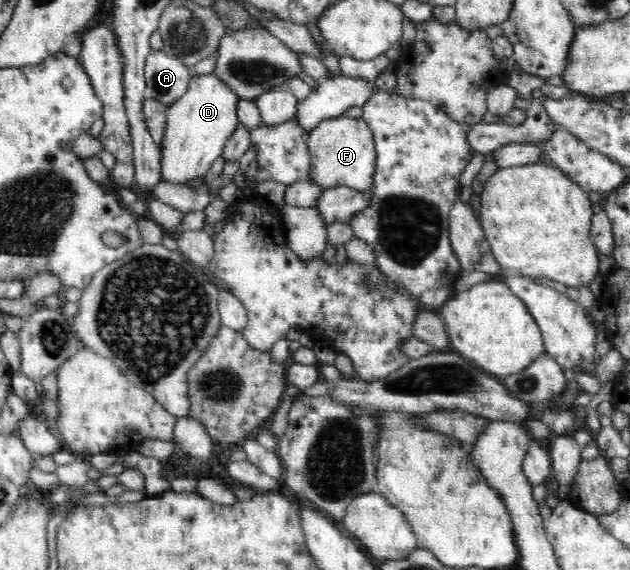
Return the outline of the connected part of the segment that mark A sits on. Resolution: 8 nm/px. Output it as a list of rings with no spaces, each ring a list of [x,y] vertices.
[[[157,51],[146,60],[144,98],[156,99],[168,107],[187,92],[192,77],[192,70],[179,59]]]

